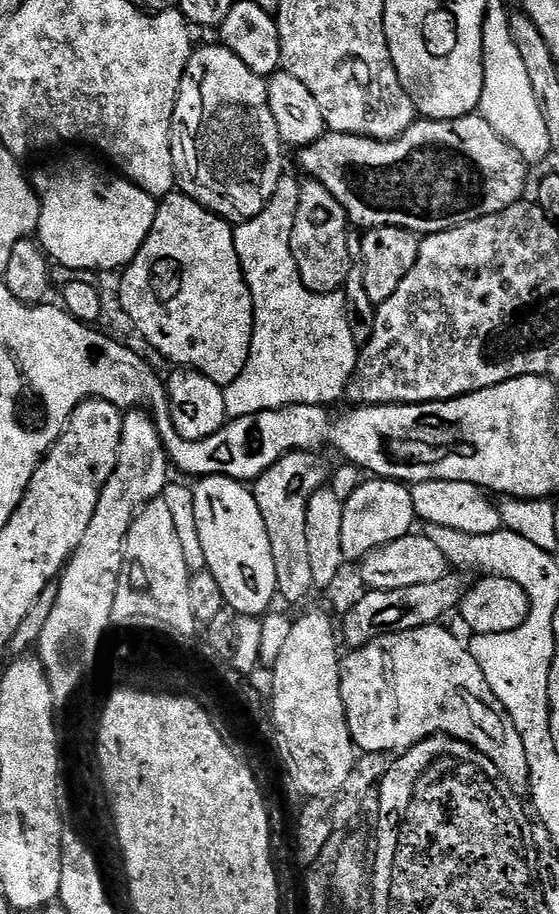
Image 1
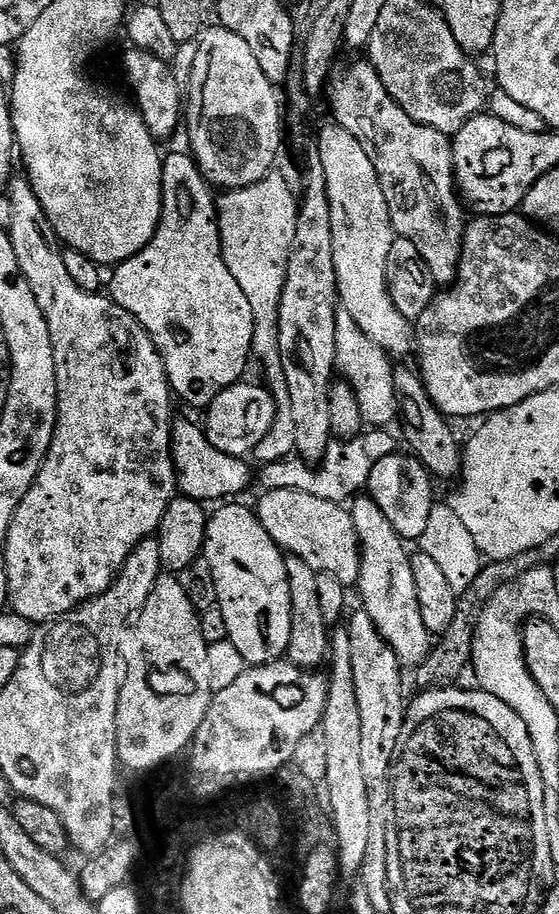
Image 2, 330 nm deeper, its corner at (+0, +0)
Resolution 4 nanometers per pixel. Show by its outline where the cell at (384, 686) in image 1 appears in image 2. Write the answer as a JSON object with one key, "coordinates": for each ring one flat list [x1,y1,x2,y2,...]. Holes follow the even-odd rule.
{"coordinates":[[360,494,351,501,350,511,360,546,360,600,362,610,370,614,378,634,392,647,401,665,419,666,433,647,434,640,422,622,422,612,418,606,418,590,414,587,412,556,407,552,405,541,390,526,386,514,378,510,371,496]]}

